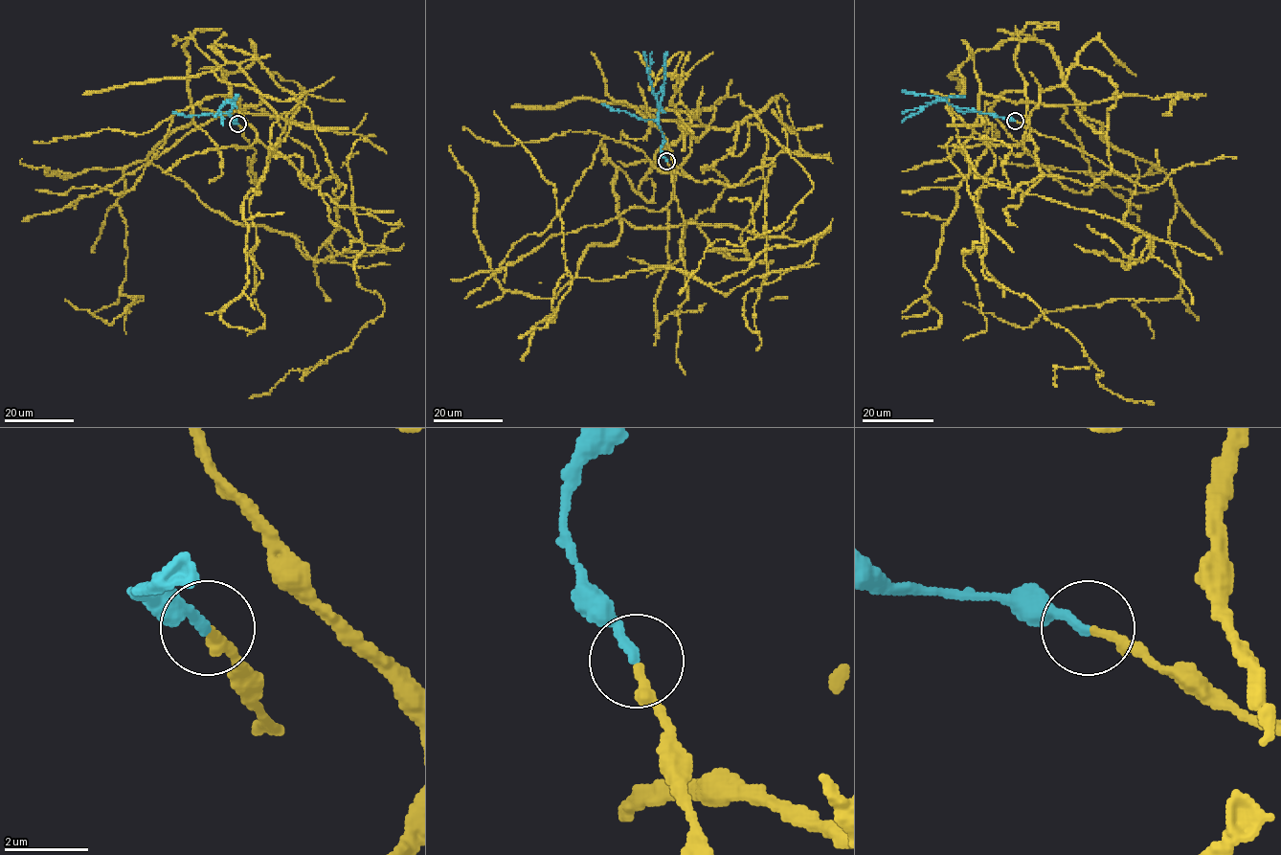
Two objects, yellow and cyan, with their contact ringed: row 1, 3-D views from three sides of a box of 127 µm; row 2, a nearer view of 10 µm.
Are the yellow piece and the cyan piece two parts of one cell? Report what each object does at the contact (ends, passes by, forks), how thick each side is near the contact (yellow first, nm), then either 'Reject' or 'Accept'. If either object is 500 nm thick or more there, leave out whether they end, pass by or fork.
At the ring yellow ends. At the ring cyan ends. Thickness 280 nm (yellow) against 240 nm. Accept

